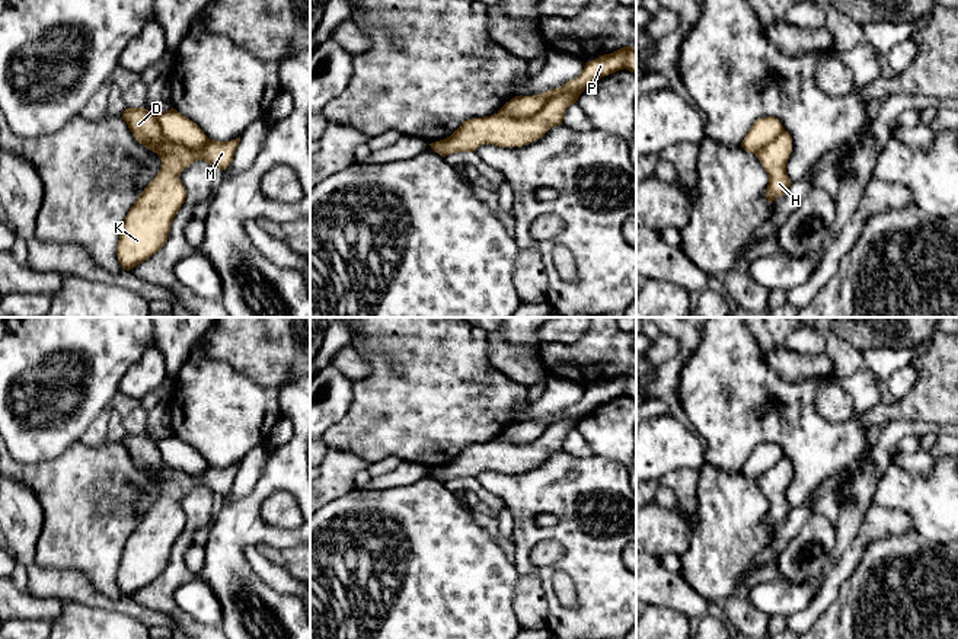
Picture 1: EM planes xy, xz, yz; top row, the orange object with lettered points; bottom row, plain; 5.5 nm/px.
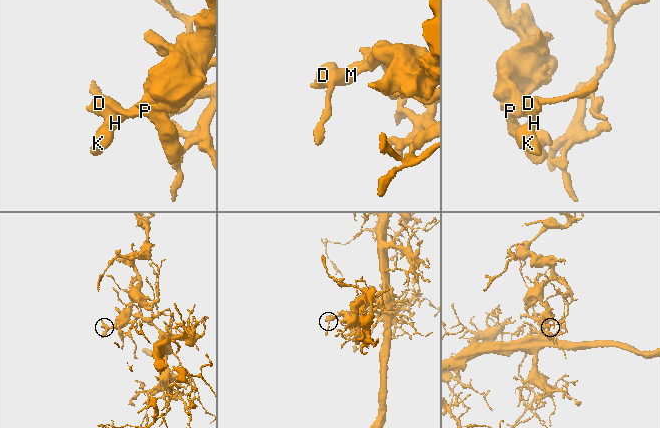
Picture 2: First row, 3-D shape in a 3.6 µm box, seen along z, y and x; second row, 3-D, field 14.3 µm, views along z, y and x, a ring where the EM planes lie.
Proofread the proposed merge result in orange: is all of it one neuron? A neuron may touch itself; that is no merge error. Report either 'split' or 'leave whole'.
split

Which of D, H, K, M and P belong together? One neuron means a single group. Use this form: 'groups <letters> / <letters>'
groups D H K M / P

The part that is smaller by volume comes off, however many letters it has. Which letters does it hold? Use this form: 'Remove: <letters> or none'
Remove: D, H, K, M

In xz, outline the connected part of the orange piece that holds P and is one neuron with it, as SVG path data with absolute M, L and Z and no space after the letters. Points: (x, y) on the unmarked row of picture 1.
M636 371L623 373L611 380L604 380L593 387L587 387L582 399L561 413L543 418L533 422L515 422L507 428L499 437L499 441L514 445L527 445L534 442L549 425L562 422L571 418L578 418L588 413L595 406L625 394L626 381L636 377Z

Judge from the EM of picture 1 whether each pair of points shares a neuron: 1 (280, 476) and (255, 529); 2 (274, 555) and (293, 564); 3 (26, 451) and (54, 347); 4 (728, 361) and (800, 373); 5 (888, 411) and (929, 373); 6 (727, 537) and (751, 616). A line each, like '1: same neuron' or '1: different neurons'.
1: same neuron
2: same neuron
3: same neuron
4: different neurons
5: same neuron
6: same neuron

